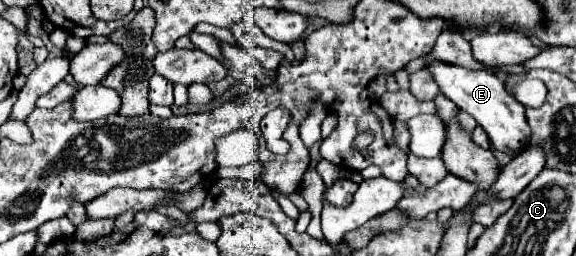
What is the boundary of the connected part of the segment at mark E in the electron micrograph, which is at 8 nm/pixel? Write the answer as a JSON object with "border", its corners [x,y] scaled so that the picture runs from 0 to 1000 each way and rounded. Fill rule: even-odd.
{"border":[[[748,234],[738,273],[748,281],[766,367],[793,406],[804,438],[818,445],[828,484],[845,516],[852,563],[873,594],[901,594],[918,555],[918,492],[911,469],[911,422],[891,375],[884,375],[859,281],[818,273],[804,258],[786,258],[766,234]]]}

